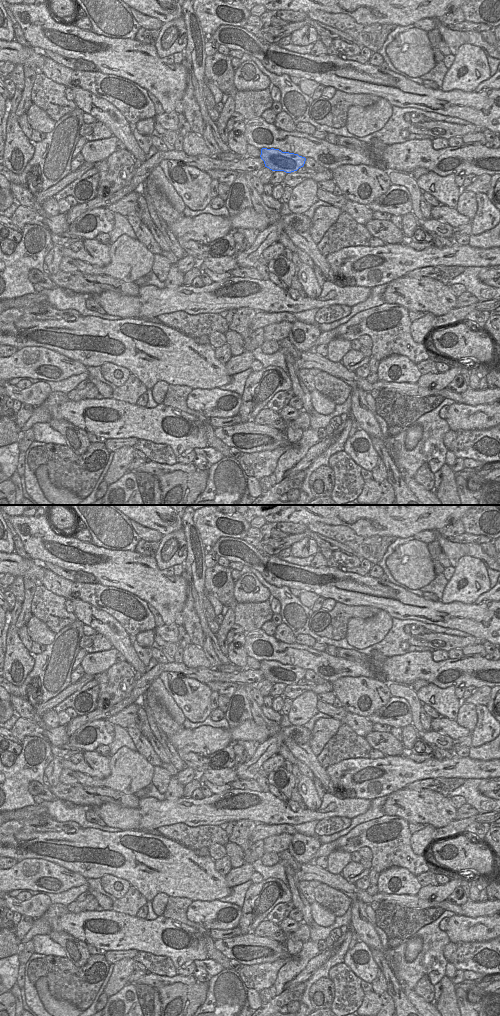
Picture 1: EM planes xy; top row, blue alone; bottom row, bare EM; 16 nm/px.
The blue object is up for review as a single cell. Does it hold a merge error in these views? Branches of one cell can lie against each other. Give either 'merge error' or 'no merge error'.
merge error

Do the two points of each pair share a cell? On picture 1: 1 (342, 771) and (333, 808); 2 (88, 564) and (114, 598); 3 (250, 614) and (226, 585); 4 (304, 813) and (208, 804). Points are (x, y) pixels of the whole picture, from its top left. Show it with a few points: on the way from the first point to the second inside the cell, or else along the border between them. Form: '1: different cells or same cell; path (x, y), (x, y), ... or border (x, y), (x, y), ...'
1: different cells; border (334, 794), (340, 798), (360, 797)
2: different cells; border (98, 583), (127, 591)
3: same cell; path (241, 609), (226, 594)
4: same cell; path (280, 812), (273, 810), (232, 810)

